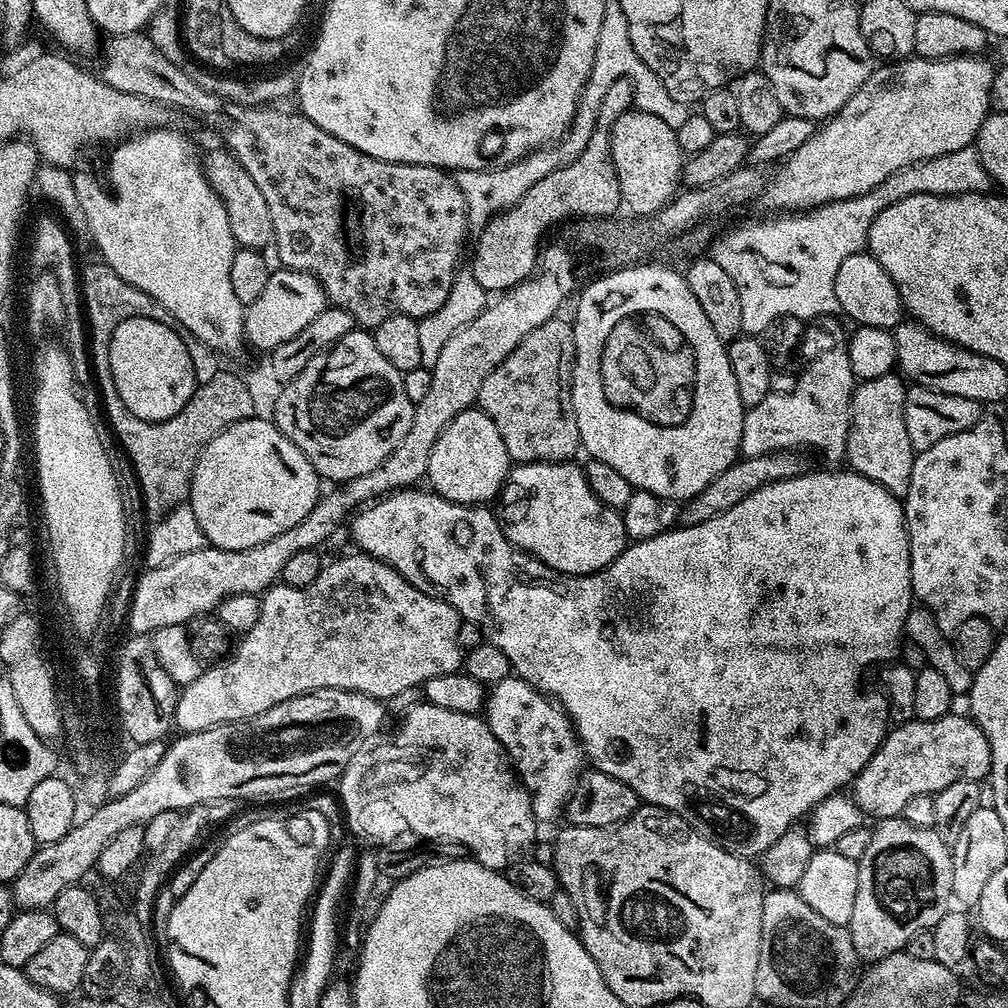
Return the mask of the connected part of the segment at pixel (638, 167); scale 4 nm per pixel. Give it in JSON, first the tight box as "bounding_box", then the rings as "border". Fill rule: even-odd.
{"bounding_box":[609,110,682,217],"border":[[[639,110],[623,112],[610,129],[609,144],[618,180],[620,199],[623,207],[625,209],[629,208],[636,215],[633,217],[650,217],[659,208],[664,207],[673,196],[677,195],[682,153],[678,146],[675,128],[666,126],[666,122],[662,122],[662,118],[658,118],[654,114],[646,114]]]}

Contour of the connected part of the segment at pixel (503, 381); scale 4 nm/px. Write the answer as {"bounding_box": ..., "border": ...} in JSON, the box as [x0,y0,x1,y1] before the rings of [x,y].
{"bounding_box":[476,318,581,464],"border":[[[553,318],[542,322],[538,330],[530,330],[514,350],[490,374],[486,374],[486,382],[482,382],[482,390],[478,390],[476,404],[498,426],[498,434],[502,434],[502,442],[506,446],[509,461],[516,464],[559,464],[573,459],[577,451],[581,451],[578,422],[574,418],[574,402],[572,401],[572,363],[576,361],[576,347],[571,323],[566,319]]]}

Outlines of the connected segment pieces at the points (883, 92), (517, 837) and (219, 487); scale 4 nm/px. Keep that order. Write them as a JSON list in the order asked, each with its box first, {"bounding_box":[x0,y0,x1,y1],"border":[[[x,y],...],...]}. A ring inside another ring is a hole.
[{"bounding_box":[762,54,994,214],"border":[[[965,54],[962,56],[949,56],[946,60],[926,60],[923,58],[909,58],[906,60],[897,60],[895,62],[888,62],[885,63],[883,66],[884,68],[877,67],[872,73],[870,74],[870,78],[866,78],[866,82],[862,82],[862,86],[858,89],[857,92],[853,96],[851,96],[850,99],[848,99],[845,104],[843,104],[842,107],[840,107],[833,116],[828,117],[827,120],[823,121],[817,127],[817,130],[815,134],[813,134],[810,138],[806,138],[806,142],[802,142],[802,146],[798,146],[798,150],[794,150],[790,155],[788,156],[788,159],[783,161],[775,169],[776,177],[773,178],[772,181],[767,181],[766,187],[763,189],[762,196],[763,199],[768,199],[768,204],[772,208],[784,208],[780,209],[783,210],[785,213],[788,214],[796,214],[799,213],[801,210],[807,210],[809,208],[820,208],[824,204],[829,204],[830,202],[834,202],[835,200],[849,200],[850,198],[854,198],[855,196],[861,196],[862,194],[866,194],[867,192],[873,192],[880,183],[882,183],[883,180],[886,178],[890,178],[890,174],[894,174],[894,170],[902,170],[902,166],[910,166],[911,164],[918,163],[919,160],[929,160],[930,158],[938,158],[942,154],[954,154],[954,150],[962,150],[963,148],[969,147],[975,141],[976,134],[980,127],[982,126],[982,122],[988,117],[990,114],[990,105],[992,103],[992,74],[994,71],[993,65],[988,65],[986,61],[980,60],[984,58],[977,58],[975,55],[972,54]]]},{"bounding_box":[338,702,538,869],"border":[[[427,702],[419,703],[409,710],[408,724],[401,726],[392,744],[380,744],[373,752],[359,752],[340,773],[338,800],[343,815],[356,812],[356,796],[360,796],[360,792],[380,792],[380,796],[388,796],[388,800],[392,800],[392,804],[404,812],[402,822],[409,833],[412,831],[416,836],[425,836],[428,842],[458,842],[482,866],[507,869],[519,853],[516,851],[536,836],[538,821],[532,814],[531,796],[516,775],[498,738],[494,738],[487,720],[479,715],[471,716],[454,710],[442,710],[442,706]]]},{"bounding_box":[190,419,322,550],"border":[[[248,419],[230,425],[218,433],[201,450],[195,470],[193,470],[190,507],[205,541],[213,548],[222,550],[250,550],[270,538],[278,538],[285,530],[290,530],[297,522],[302,522],[322,495],[322,477],[314,470],[312,463],[277,430],[271,419]]]}]

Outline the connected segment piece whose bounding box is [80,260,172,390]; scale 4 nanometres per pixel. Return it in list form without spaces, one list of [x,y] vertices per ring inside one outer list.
[[[94,260],[80,272],[81,297],[86,328],[89,337],[89,357],[92,362],[94,377],[96,376],[97,389],[108,388],[114,384],[113,375],[110,374],[110,340],[118,323],[130,317],[150,317],[152,321],[171,323],[171,316],[165,307],[156,299],[151,298],[145,291],[130,286],[120,275],[115,274],[112,267],[101,260]]]

